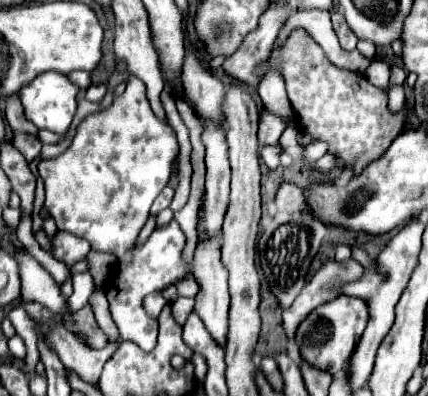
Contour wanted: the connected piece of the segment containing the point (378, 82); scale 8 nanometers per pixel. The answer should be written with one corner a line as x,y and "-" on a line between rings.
373,60
371,66
365,70
365,76
379,88
385,88
389,82
389,64
383,60

